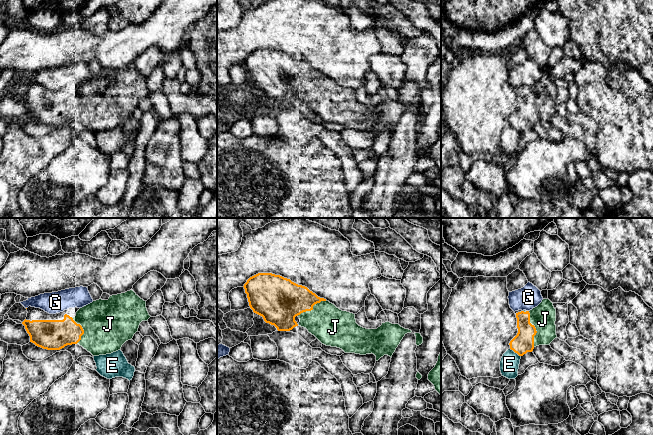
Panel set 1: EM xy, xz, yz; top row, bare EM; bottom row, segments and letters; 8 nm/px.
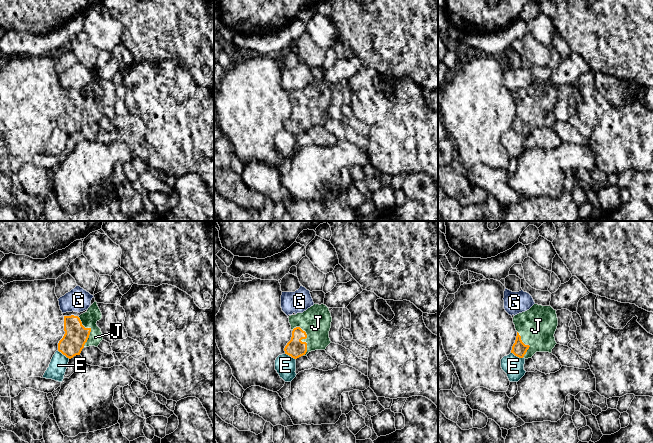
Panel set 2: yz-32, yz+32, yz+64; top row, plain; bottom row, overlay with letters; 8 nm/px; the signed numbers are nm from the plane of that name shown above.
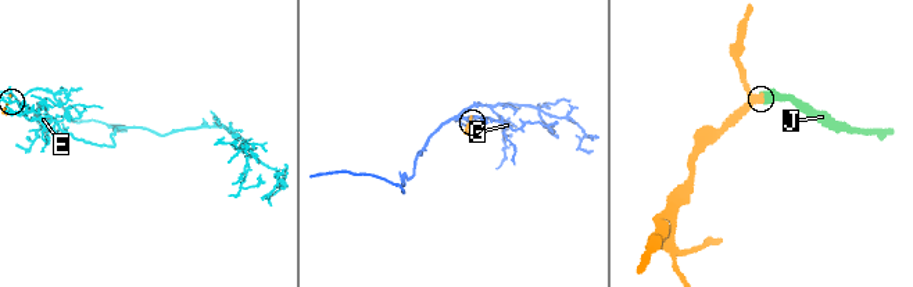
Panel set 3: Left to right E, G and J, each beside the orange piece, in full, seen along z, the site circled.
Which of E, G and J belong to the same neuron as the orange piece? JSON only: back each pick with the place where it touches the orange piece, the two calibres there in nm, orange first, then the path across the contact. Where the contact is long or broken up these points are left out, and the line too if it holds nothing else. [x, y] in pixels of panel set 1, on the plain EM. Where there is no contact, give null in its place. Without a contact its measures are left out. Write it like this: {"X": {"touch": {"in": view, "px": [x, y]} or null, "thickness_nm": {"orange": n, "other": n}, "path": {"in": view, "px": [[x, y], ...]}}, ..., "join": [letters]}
{"J": {"touch": {"in": "yz", "px": [535, 105]}, "thickness_nm": {"orange": 170, "other": 200}}, "join": ["J"]}

